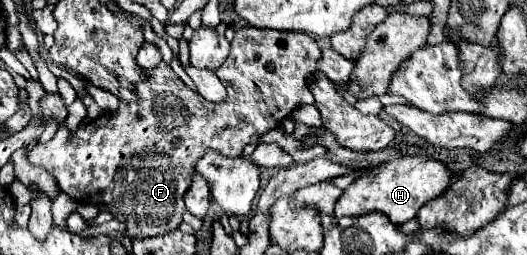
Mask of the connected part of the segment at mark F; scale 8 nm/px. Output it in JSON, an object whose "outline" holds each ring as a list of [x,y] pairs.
{"outline":[[[241,27],[235,31],[231,43],[231,53],[227,61],[219,67],[219,79],[227,89],[227,101],[221,105],[209,103],[201,95],[189,91],[189,87],[173,73],[165,63],[149,69],[149,79],[135,85],[139,103],[121,101],[119,111],[103,113],[93,123],[79,125],[75,135],[69,133],[65,123],[59,123],[55,137],[43,145],[35,145],[29,151],[29,163],[41,165],[77,203],[85,205],[107,205],[109,213],[123,221],[129,239],[155,237],[179,229],[185,213],[185,193],[191,187],[191,177],[195,175],[195,163],[203,157],[207,149],[215,149],[225,157],[239,157],[247,145],[259,145],[261,135],[281,125],[295,107],[313,103],[313,95],[307,89],[307,75],[317,71],[317,61],[321,51],[317,41],[307,33],[295,31],[271,31]]]}

